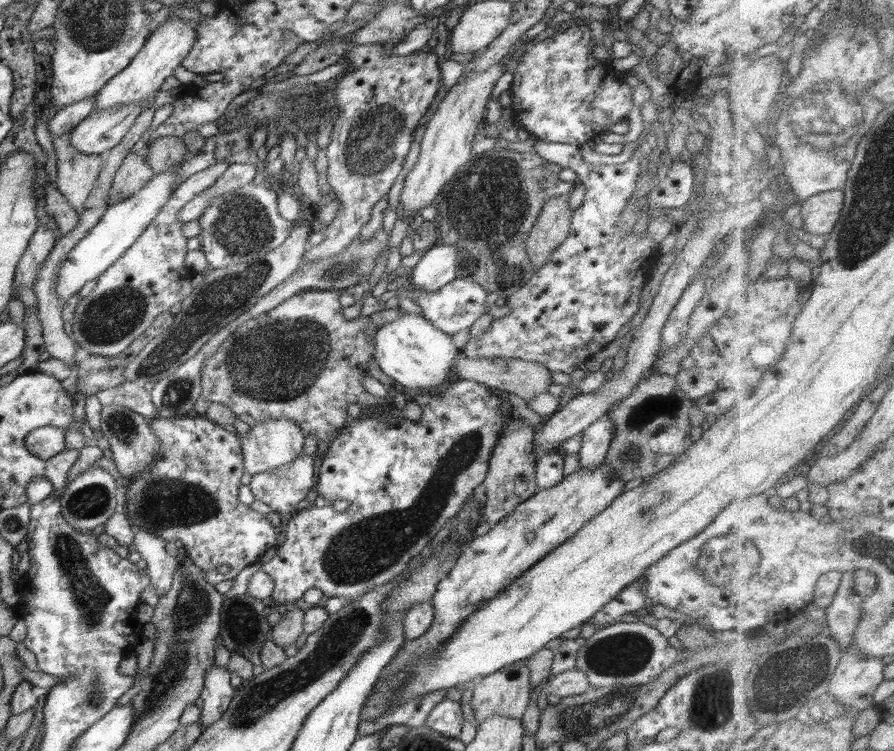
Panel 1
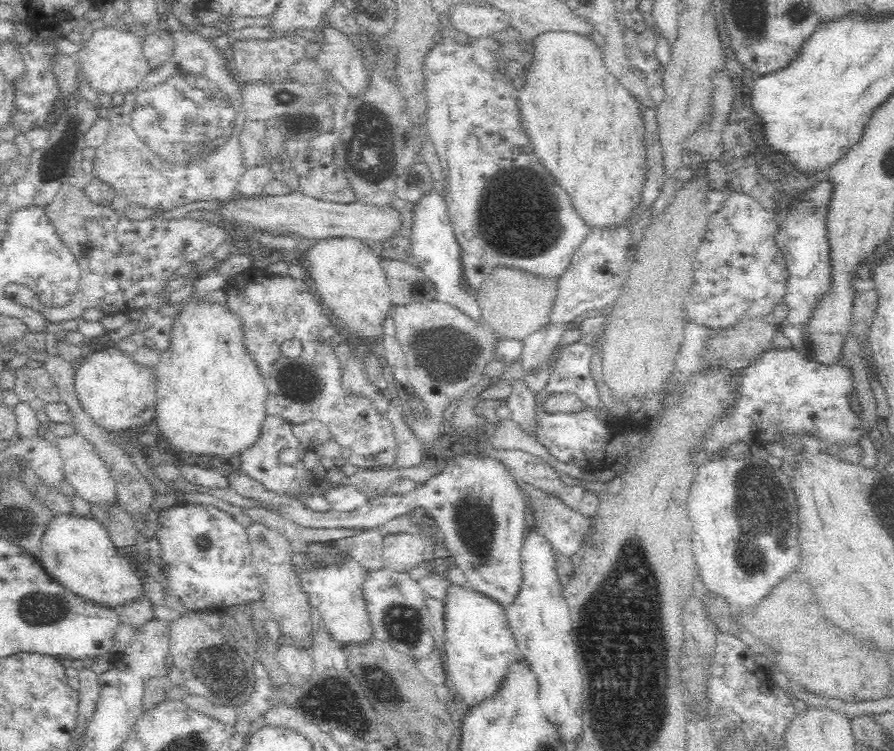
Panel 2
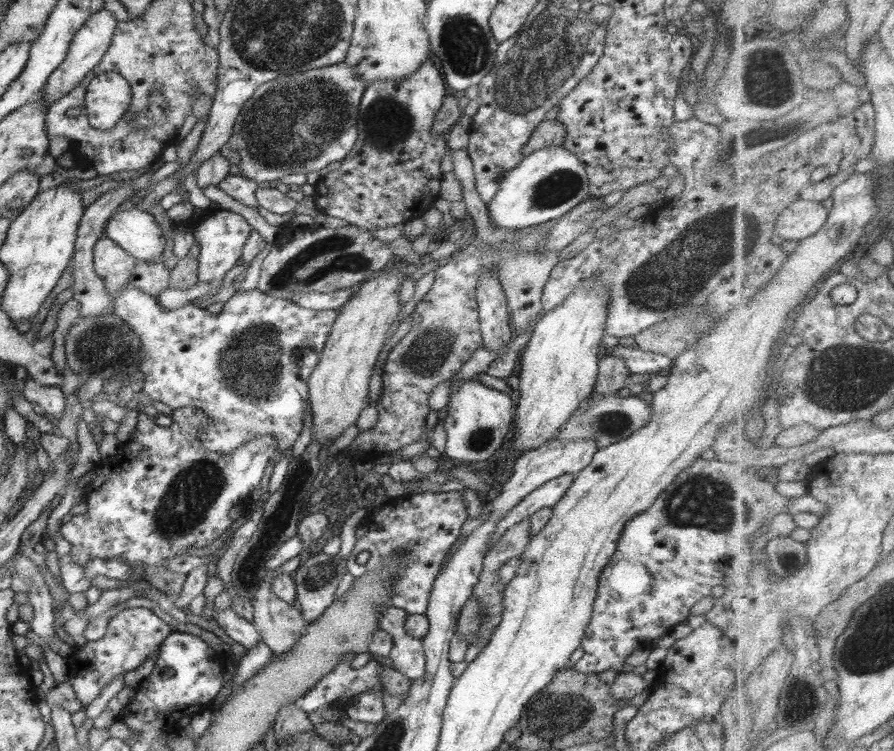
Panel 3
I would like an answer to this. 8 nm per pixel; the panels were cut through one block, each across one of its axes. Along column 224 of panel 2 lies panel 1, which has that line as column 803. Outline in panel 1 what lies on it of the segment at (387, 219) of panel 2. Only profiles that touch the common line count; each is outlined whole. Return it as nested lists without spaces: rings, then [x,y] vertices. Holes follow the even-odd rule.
[[[844,189],[821,192],[803,202],[802,217],[805,229],[818,235],[831,234],[842,219],[847,195]]]

